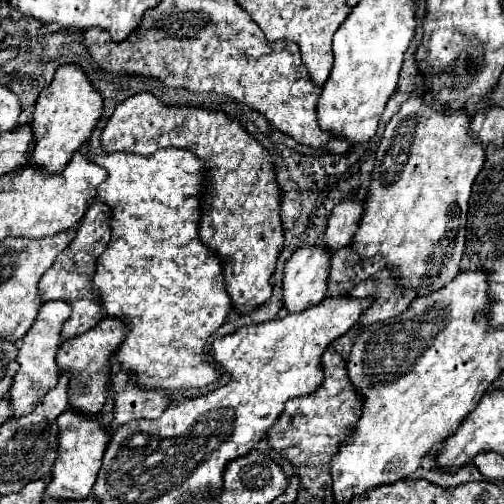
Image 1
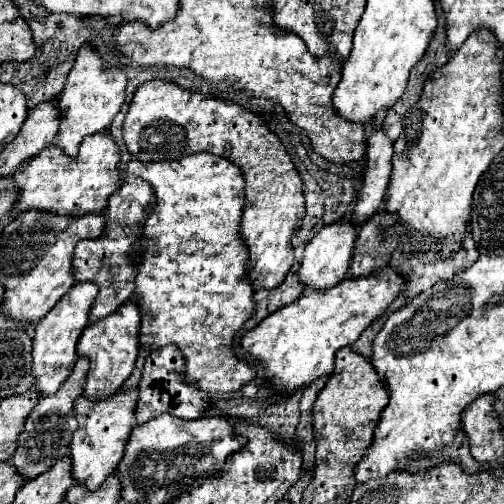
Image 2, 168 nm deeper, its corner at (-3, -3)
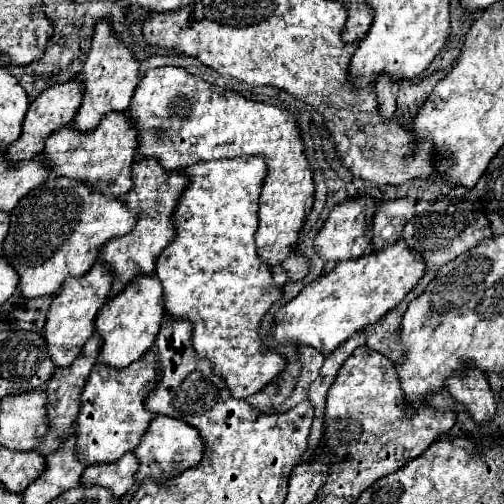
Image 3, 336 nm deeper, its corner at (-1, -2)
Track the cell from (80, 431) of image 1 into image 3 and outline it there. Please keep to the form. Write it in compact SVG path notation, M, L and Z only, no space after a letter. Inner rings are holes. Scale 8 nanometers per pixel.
M152 351L124 369L112 369L96 363L80 395L80 413L76 417L76 457L86 467L96 463L114 463L130 453L142 439L152 413L144 409L144 397L156 387L156 357Z

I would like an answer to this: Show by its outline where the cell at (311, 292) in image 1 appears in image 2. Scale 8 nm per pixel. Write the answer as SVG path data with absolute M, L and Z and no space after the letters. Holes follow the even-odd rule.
M338 220L332 222L328 226L324 226L304 248L304 258L302 258L302 266L298 270L298 276L302 280L302 284L308 290L326 290L332 288L334 284L342 282L346 278L346 272L350 268L352 262L352 252L354 252L354 242L358 238L358 230L356 224L352 220Z

